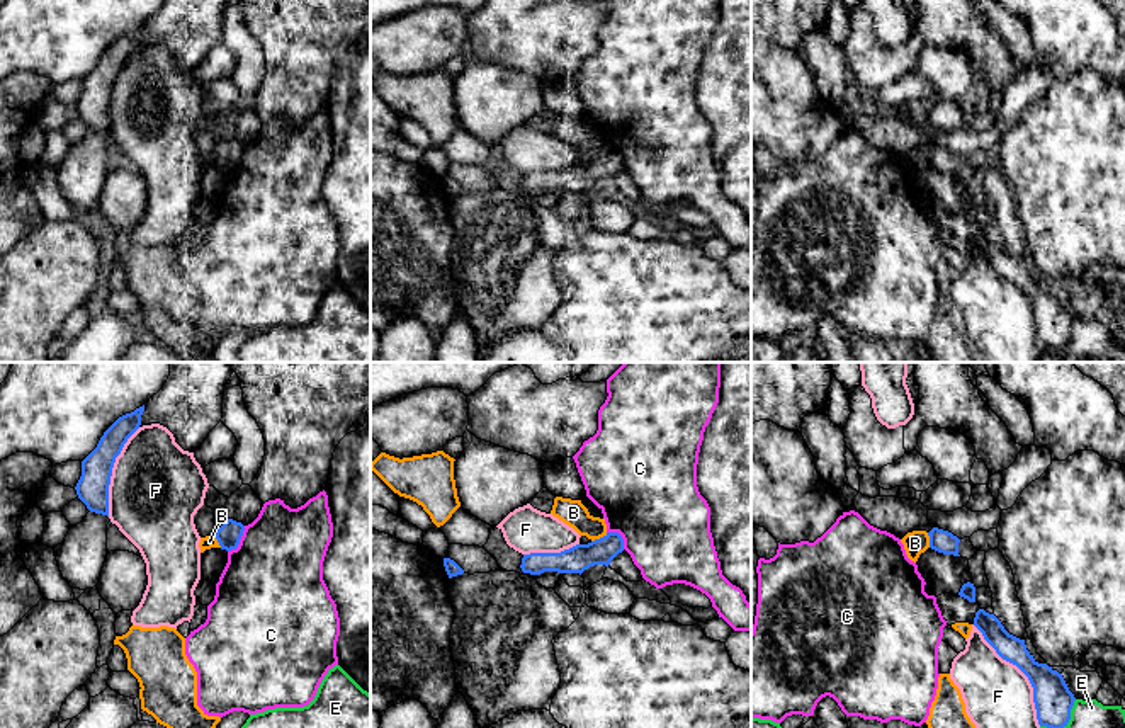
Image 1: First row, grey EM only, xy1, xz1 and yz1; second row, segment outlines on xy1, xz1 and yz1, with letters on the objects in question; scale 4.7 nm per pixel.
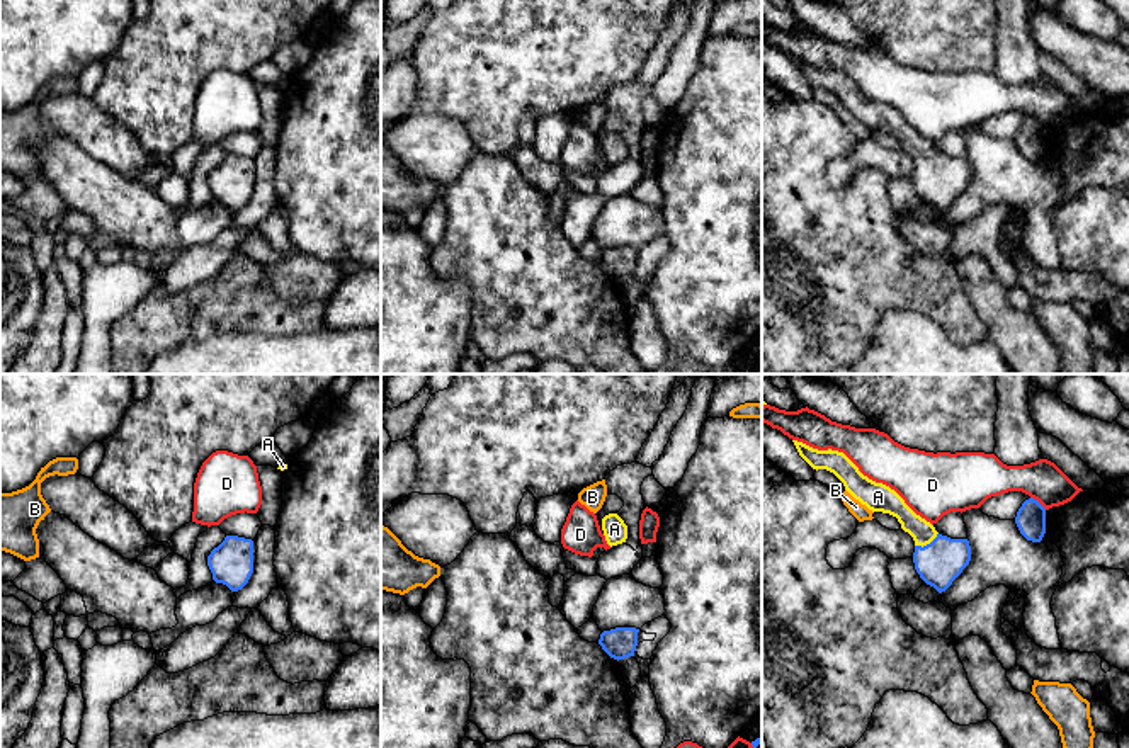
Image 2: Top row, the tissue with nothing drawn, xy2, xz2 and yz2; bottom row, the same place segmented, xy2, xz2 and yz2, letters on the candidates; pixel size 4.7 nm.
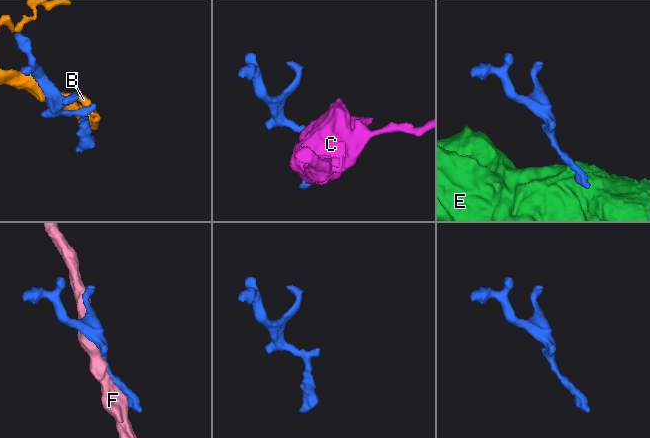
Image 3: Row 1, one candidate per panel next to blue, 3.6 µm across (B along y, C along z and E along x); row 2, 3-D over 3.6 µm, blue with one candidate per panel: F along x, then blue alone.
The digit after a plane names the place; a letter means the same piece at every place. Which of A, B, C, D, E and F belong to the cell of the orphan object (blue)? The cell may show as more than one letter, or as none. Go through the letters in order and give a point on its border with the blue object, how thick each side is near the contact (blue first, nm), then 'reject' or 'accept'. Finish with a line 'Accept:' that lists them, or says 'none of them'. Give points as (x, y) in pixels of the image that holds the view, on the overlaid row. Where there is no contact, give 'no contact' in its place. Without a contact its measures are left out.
A: meets blue in yz2 at (927, 544); 220 nm thick on the blue side, 110 nm on the other; accept
B: meets blue in xz1 at (600, 538); 130 nm thick on the blue side, 120 nm on the other; reject
C: meets blue in xy1 at (238, 541); 120 nm thick on the blue side, 480 nm on the other; reject
D: meets blue in yz2 at (1038, 502); 140 nm thick on the blue side, 190 nm on the other; reject
E: meets blue in yz1 at (1069, 713); 180 nm thick on the blue side, 130 nm on the other; reject
F: meets blue in yz1 at (1022, 671); 180 nm thick on the blue side, 320 nm on the other; reject
Accept: A

